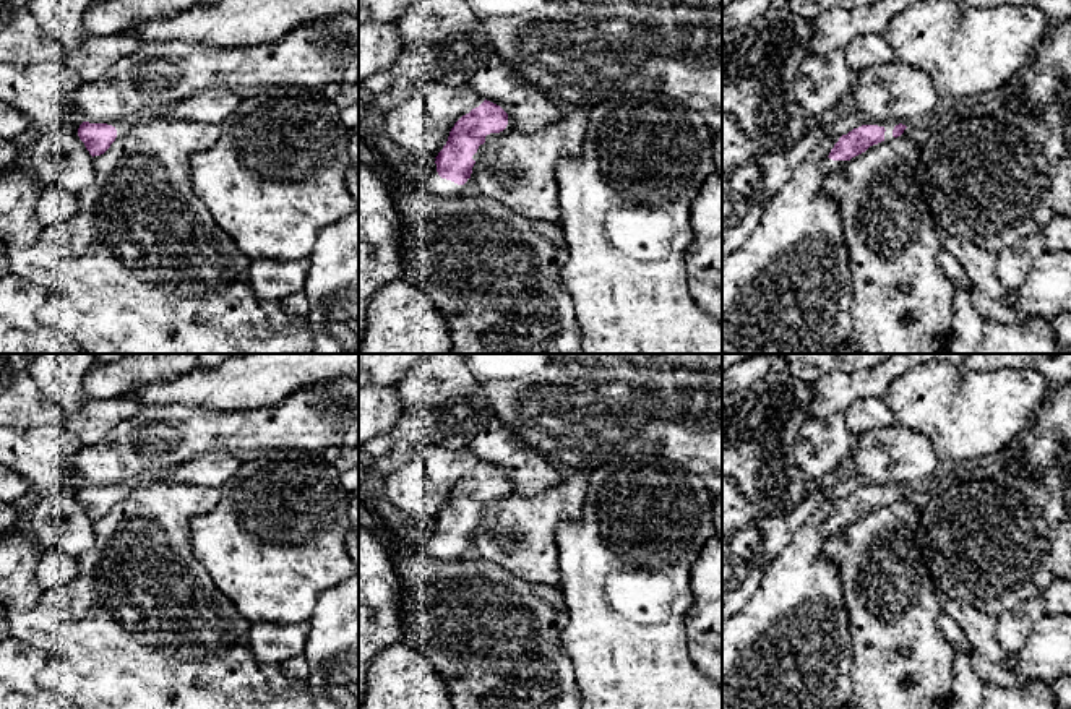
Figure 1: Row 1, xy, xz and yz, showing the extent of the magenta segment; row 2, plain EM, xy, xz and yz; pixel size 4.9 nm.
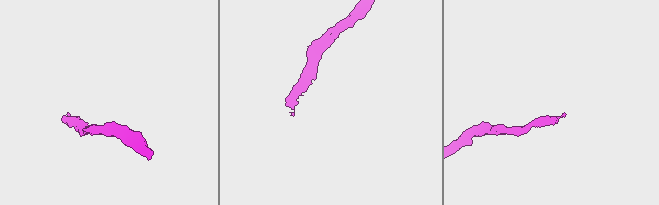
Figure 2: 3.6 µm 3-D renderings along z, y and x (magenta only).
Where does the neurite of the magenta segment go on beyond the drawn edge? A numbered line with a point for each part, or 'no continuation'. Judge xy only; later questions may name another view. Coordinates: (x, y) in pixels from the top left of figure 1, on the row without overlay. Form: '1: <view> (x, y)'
1: xy (122, 492)

